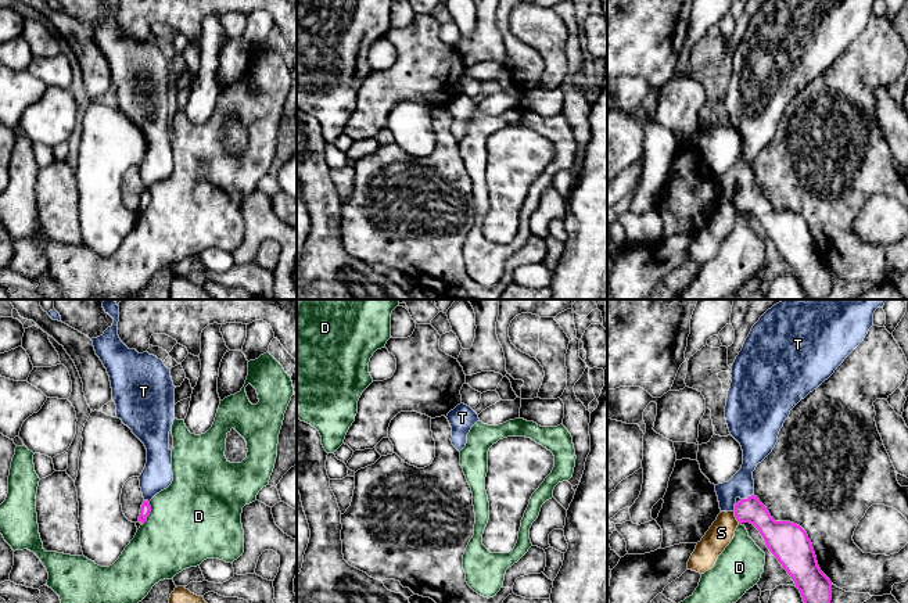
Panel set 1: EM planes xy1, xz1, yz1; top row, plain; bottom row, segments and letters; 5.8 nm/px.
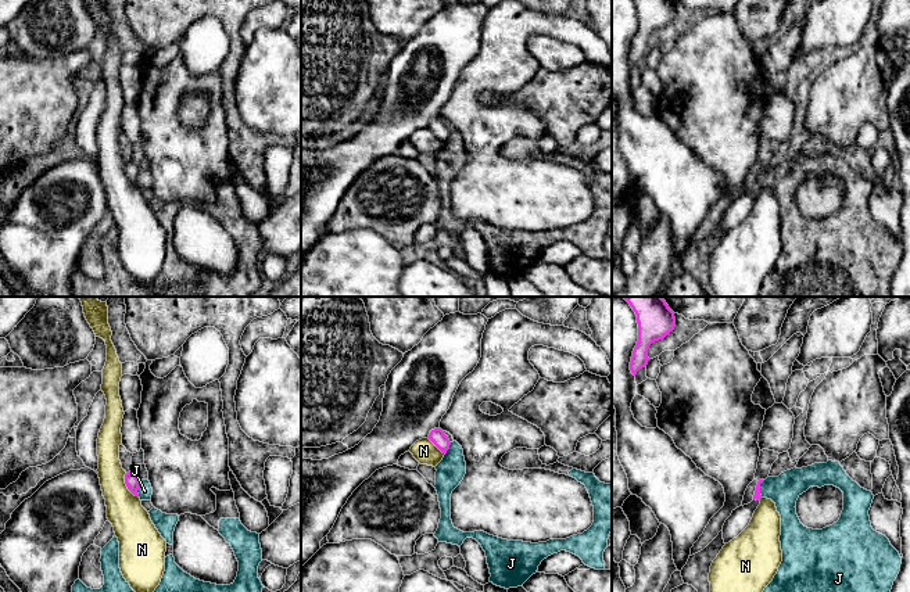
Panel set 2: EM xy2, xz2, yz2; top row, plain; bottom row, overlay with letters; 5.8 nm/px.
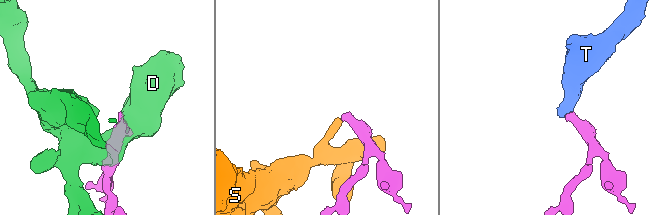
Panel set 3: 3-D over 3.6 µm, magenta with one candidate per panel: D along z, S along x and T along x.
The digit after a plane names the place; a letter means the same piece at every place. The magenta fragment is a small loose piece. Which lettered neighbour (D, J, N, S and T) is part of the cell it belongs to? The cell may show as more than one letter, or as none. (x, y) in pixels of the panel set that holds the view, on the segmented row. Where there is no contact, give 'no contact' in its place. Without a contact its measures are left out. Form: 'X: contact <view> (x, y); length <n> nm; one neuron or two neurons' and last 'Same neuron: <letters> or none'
D: contact xy1 (149, 513); length 140 nm; two neurons
J: contact xy2 (138, 488); length 90 nm; two neurons
N: contact xy2 (126, 485); length 160 nm; two neurons
S: contact yz1 (735, 516); length 80 nm; two neurons
T: contact yz1 (749, 496); length 80 nm; one neuron
Same neuron: T

